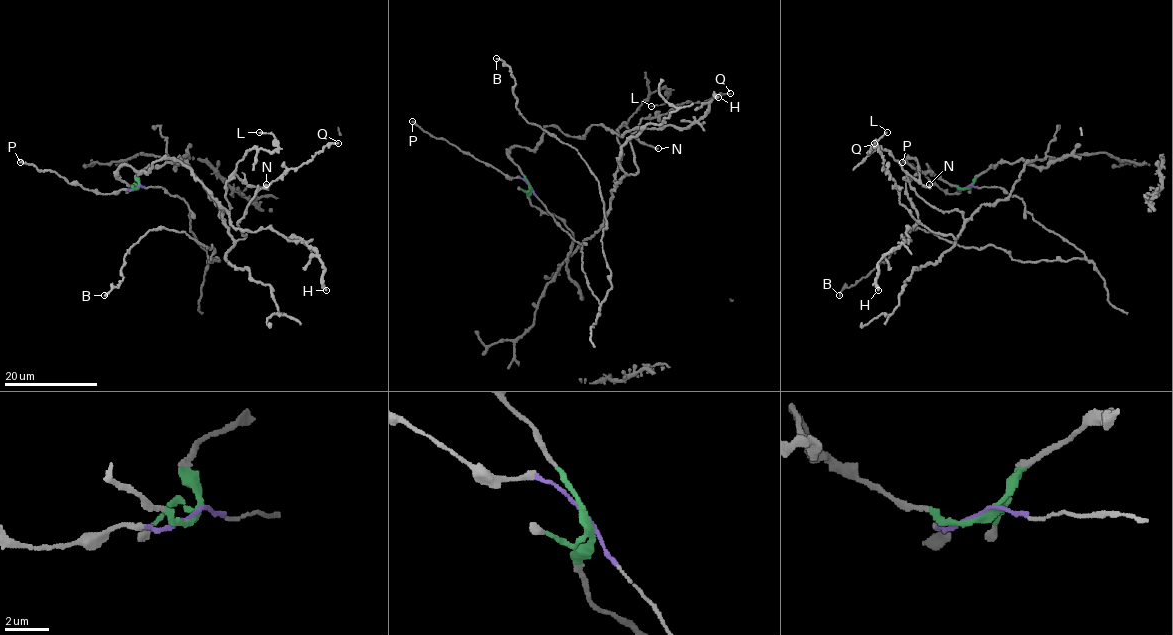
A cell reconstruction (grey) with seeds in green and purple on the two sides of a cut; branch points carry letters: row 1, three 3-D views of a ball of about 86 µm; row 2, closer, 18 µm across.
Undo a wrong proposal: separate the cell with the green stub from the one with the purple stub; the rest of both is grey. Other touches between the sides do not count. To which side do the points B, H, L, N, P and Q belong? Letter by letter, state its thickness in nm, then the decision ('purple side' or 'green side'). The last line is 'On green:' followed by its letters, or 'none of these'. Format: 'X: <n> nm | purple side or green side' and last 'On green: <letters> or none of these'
B: 150 nm | purple side
H: 240 nm | green side
L: 140 nm | green side
N: 240 nm | green side
P: 260 nm | purple side
Q: 140 nm | green side
On green: H, L, N, Q

